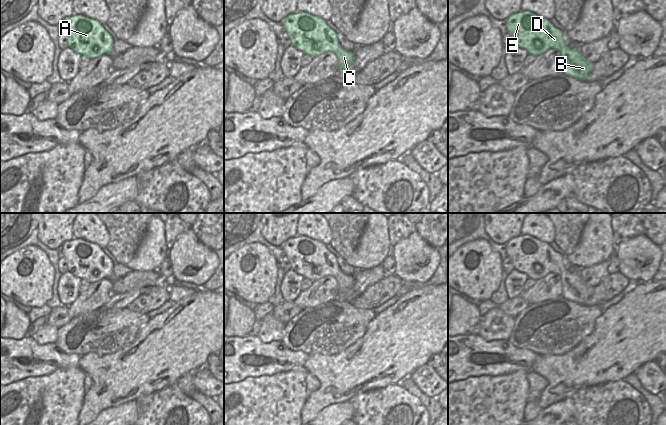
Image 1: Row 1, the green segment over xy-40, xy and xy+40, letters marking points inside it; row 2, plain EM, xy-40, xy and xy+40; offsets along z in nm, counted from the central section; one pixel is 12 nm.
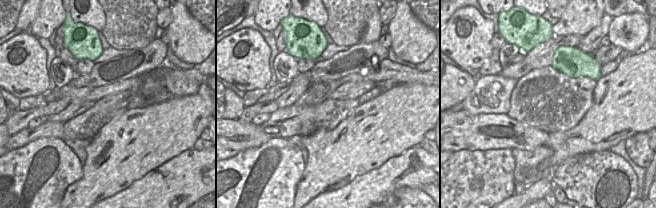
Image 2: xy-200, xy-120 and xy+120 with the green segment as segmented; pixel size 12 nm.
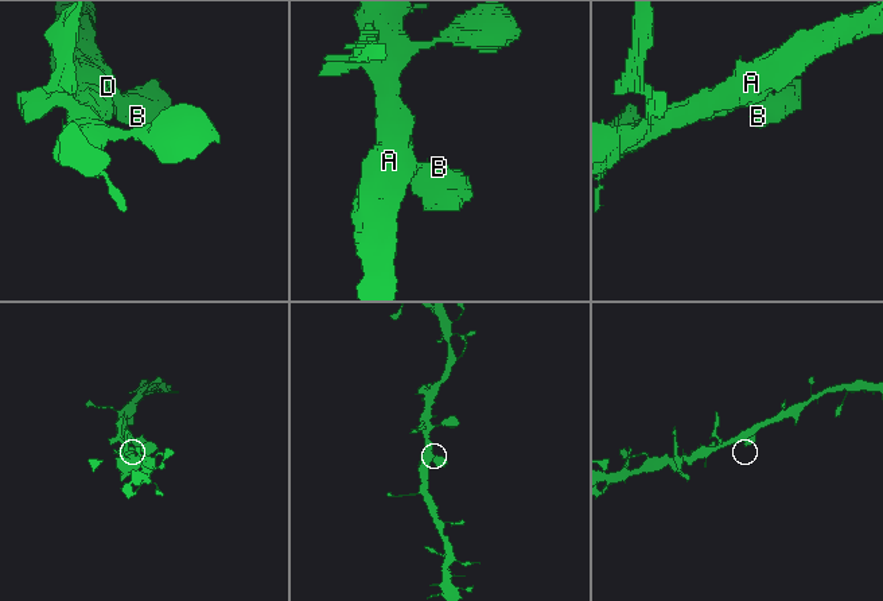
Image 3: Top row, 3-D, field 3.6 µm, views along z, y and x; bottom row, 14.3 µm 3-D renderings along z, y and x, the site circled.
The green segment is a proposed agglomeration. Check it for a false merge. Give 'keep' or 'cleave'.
keep

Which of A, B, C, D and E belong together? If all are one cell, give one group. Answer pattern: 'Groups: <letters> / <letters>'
Groups: A B C D E.

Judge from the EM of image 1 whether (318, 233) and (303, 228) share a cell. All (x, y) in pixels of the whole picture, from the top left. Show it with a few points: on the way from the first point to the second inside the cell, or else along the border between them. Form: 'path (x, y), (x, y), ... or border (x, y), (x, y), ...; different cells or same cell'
path (314, 229), (307, 228); same cell

